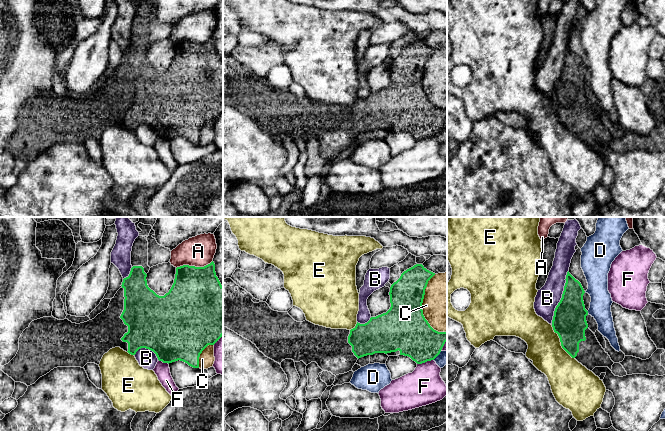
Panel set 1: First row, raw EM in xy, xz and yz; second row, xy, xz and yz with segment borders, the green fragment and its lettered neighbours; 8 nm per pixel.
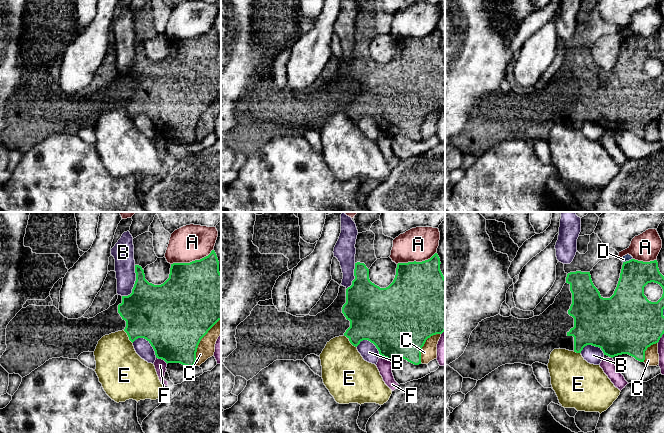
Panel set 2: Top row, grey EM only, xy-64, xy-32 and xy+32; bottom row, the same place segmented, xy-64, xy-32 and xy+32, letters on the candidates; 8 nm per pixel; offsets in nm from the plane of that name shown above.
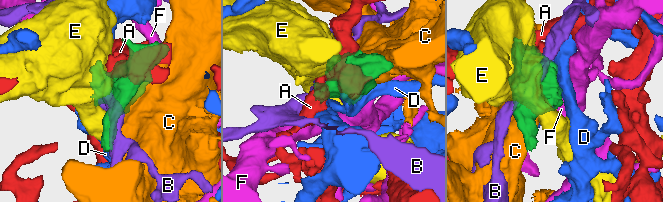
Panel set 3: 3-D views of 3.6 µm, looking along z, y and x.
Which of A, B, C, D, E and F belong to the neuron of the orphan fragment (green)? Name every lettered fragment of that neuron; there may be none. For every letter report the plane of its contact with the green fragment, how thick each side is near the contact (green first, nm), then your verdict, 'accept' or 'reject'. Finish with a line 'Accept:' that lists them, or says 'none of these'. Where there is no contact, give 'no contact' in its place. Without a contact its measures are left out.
A: xy | 440/240 nm | reject
B: yz | 280/190 nm | reject
C: xz | 380/380 nm | reject
D: yz | 280/180 nm | reject
E: yz | 280/280 nm | reject
F: xz | 320/300 nm | reject
Accept: none of these

